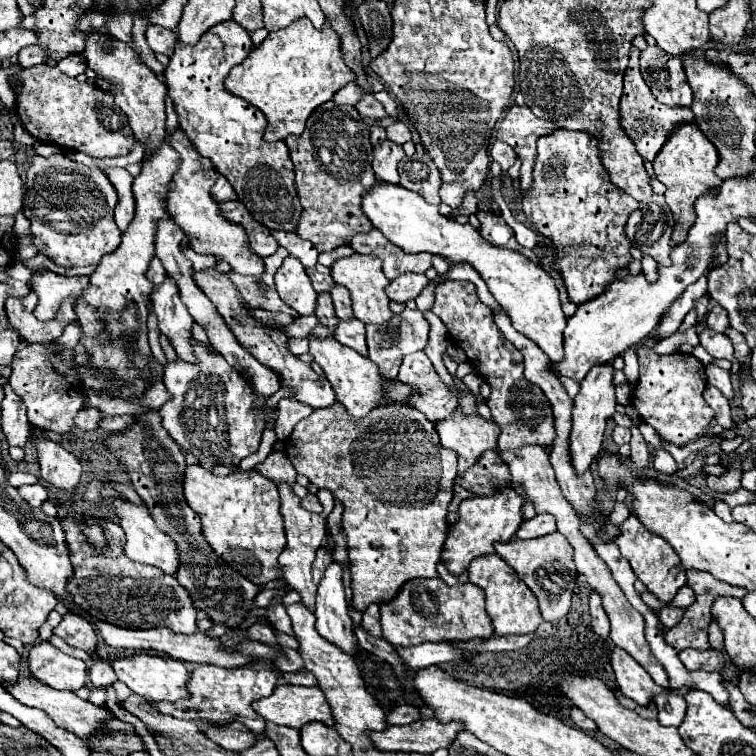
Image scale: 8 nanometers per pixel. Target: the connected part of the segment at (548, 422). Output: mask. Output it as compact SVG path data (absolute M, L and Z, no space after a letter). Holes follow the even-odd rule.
M445 281L435 289L431 311L445 323L453 343L465 351L471 365L491 385L487 407L501 427L499 449L517 449L523 445L551 445L555 439L553 415L543 391L523 377L523 355L493 323L493 311L479 301L475 285L469 281ZM501 341L501 345L497 345Z

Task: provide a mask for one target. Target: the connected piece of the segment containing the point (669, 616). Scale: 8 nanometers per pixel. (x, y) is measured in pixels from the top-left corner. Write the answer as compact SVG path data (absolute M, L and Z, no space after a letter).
M665 607L658 613L659 620L665 626L670 629L677 625L682 619L685 609L676 607Z

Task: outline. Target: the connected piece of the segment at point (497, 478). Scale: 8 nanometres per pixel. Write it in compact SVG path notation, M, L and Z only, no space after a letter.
M489 451L481 455L481 461L467 469L467 473L457 475L457 485L473 491L473 493L489 493L495 485L509 485L509 469L497 455L497 451Z

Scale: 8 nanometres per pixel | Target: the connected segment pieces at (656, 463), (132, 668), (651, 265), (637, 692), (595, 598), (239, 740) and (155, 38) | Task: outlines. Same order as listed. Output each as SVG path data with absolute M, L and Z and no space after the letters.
M657 447L655 449L655 457L653 457L653 467L661 473L667 473L667 475L673 475L677 471L677 463L675 459L671 457L671 453L667 453L663 447Z
M135 653L127 657L117 657L113 661L113 669L117 673L117 679L123 681L133 693L149 699L149 701L179 701L189 697L187 681L189 673L185 665L177 659L163 657L163 655L147 655L147 653Z
M643 255L641 257L641 265L643 265L643 273L648 281L656 281L658 277L657 262L651 255Z
M613 647L613 653L609 655L609 661L611 661L611 667L615 671L615 677L617 677L621 693L625 697L633 699L635 703L647 705L653 695L663 691L645 673L645 669L641 669L641 665L637 665L637 661L633 661L633 657L629 657L625 651Z
M595 591L591 593L589 607L591 607L591 627L593 627L595 635L599 635L601 639L607 639L609 637L609 619L601 607L601 597Z
M193 721L193 723L203 731L205 737L213 739L227 751L247 749L255 741L253 733L249 733L245 725L241 725L239 721L233 721L233 725L221 725L221 729L217 729L217 725L209 725L209 721Z
M149 25L149 29L145 31L147 43L153 49L153 53L163 53L167 57L173 55L173 47L177 41L177 35L165 27L157 27L157 25Z

